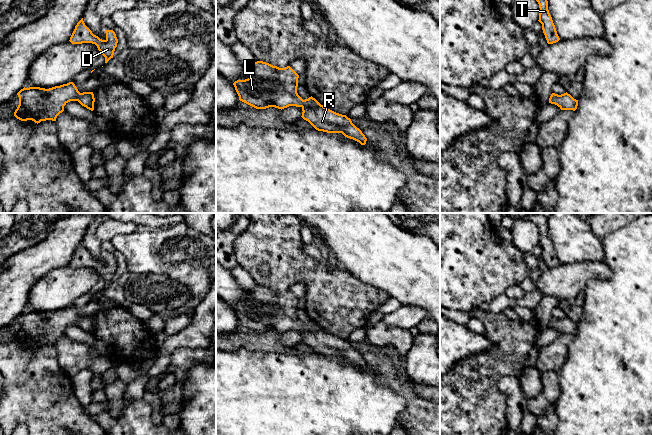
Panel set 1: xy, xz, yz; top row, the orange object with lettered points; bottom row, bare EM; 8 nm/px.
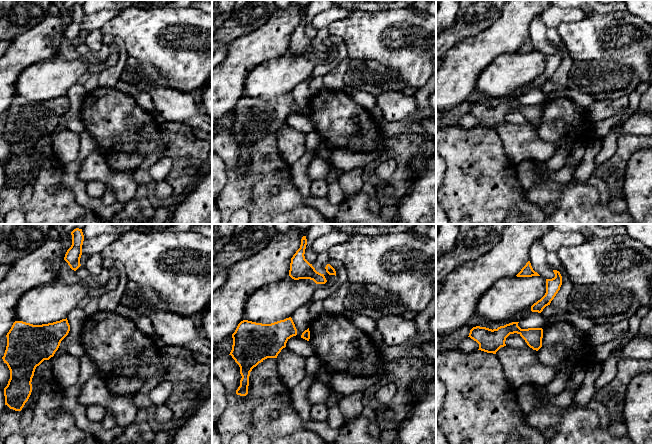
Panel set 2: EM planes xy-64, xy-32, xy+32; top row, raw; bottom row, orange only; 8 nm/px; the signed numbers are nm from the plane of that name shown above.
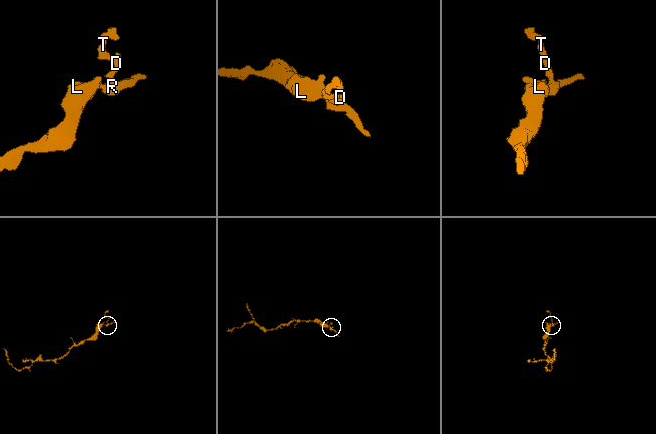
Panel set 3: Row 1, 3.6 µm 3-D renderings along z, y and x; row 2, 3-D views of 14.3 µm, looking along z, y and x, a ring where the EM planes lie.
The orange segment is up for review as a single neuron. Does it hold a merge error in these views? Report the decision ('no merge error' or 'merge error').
no merge error

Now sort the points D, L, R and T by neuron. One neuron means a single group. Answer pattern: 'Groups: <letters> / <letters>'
Groups: D L R T

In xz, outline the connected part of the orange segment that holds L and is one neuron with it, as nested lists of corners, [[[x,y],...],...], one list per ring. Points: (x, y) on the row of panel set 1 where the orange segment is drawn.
[[[257,61],[248,65],[251,70],[250,77],[245,80],[237,80],[233,83],[239,96],[239,100],[256,108],[266,109],[275,107],[284,109],[289,106],[302,108],[302,118],[308,121],[316,130],[327,133],[342,133],[345,137],[365,145],[367,138],[346,115],[336,113],[321,105],[312,96],[303,100],[297,93],[299,75],[290,67],[279,68],[263,61]]]

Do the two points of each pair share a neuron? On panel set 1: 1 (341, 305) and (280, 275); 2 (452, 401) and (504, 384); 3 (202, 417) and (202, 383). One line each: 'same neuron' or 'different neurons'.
1: same neuron
2: different neurons
3: same neuron

